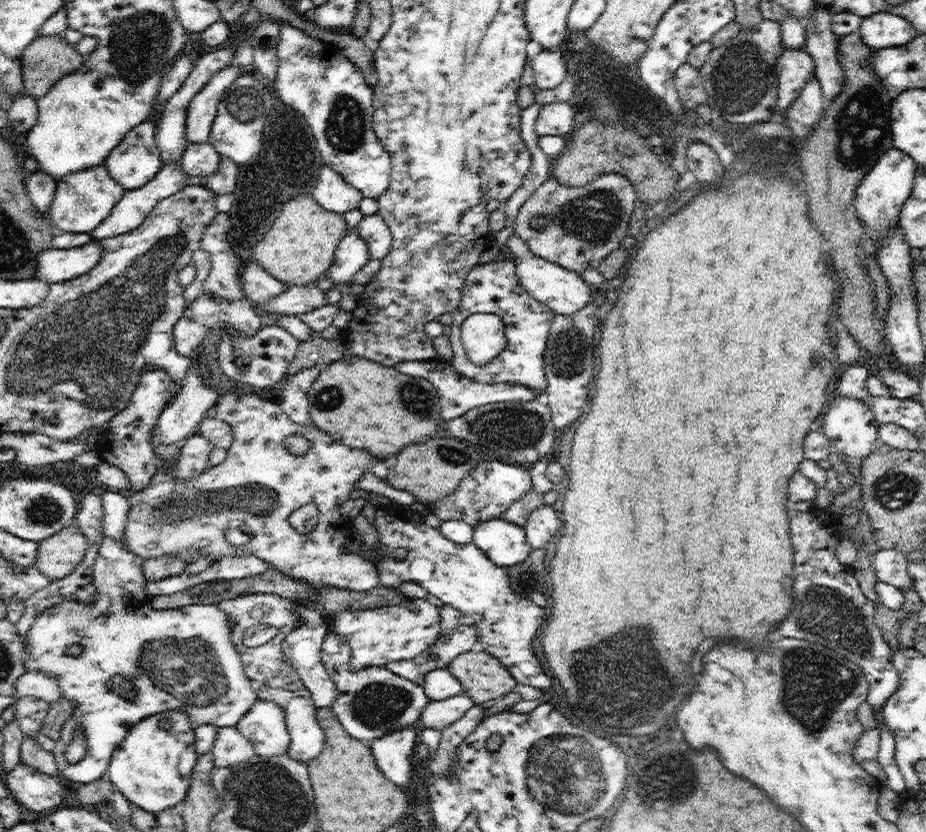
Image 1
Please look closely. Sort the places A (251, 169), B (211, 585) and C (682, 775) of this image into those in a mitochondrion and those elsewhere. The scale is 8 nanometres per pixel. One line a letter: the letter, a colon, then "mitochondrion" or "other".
A: other
B: other
C: mitochondrion

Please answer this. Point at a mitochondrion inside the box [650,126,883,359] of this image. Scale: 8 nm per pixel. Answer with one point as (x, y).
(670, 189)

